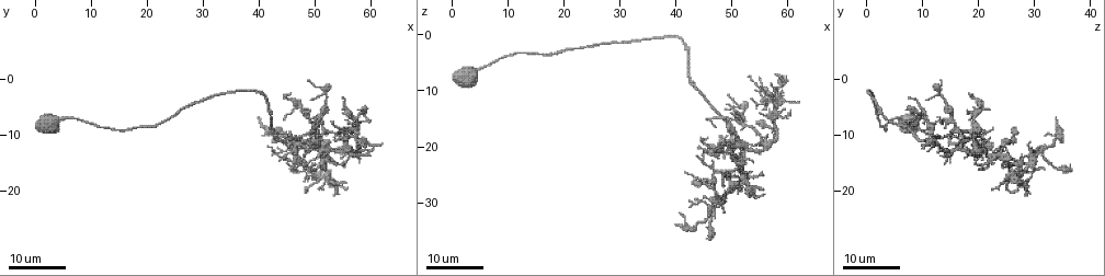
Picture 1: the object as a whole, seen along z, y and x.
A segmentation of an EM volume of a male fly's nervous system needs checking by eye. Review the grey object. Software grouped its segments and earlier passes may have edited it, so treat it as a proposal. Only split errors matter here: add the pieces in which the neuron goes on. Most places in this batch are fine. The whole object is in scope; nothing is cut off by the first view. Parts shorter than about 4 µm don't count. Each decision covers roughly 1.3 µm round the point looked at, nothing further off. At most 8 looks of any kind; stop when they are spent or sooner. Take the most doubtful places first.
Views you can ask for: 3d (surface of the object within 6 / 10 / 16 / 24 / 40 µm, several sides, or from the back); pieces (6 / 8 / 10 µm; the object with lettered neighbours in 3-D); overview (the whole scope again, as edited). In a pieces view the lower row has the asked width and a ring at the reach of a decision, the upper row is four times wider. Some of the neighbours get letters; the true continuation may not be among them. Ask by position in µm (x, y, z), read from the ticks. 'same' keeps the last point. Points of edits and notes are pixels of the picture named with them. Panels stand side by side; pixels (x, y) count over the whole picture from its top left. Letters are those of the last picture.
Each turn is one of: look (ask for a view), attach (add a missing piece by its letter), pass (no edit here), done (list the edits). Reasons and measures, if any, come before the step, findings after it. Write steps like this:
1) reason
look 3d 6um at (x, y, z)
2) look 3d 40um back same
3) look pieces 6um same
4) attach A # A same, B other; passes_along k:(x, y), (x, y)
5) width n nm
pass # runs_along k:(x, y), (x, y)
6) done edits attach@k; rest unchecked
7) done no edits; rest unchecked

tapers out
look 3d 24um at (40.0, 7.5, 34.0)

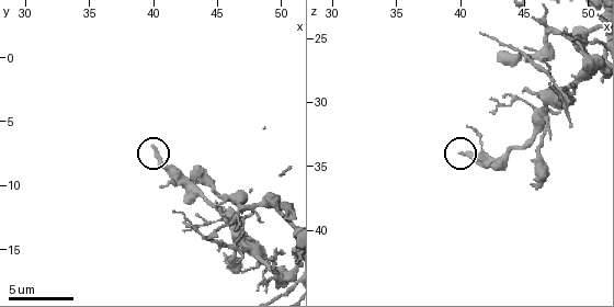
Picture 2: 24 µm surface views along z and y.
look pieces 8um same

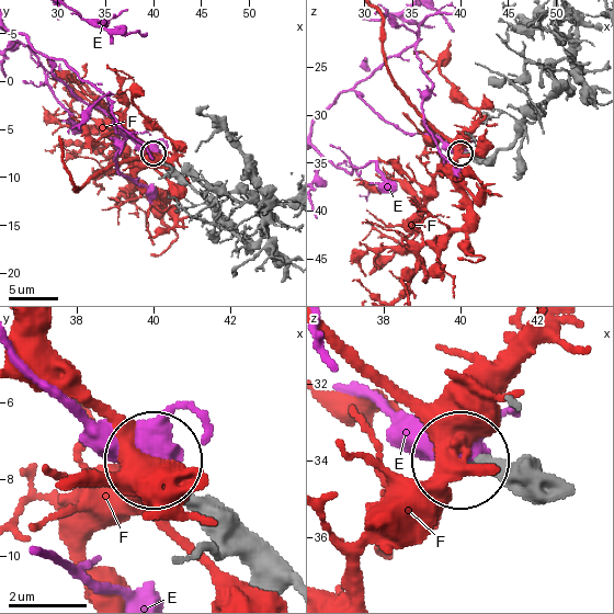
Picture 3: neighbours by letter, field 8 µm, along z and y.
pass # E other, F other; none of them fits

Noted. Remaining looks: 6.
look 3d 24um at (54.0, 11.0, 11.5)

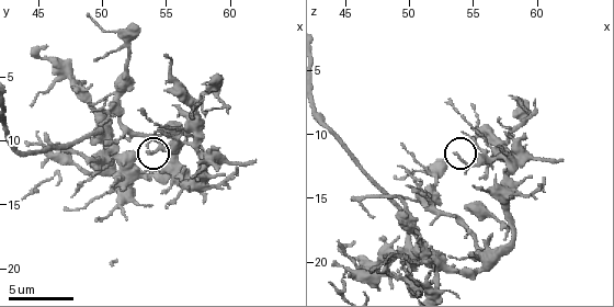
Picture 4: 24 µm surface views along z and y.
see the neighbours
look pieces 8um at (53.8, 11.0, 11.4)

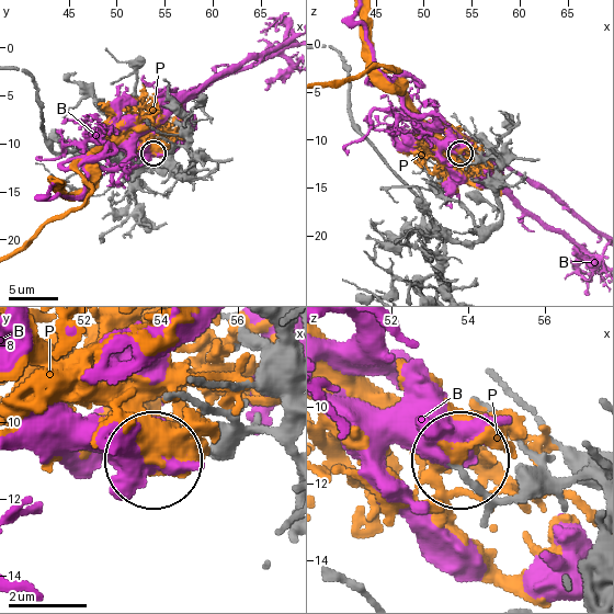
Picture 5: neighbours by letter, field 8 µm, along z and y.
width 160 nm
pass # B other, P other; no lettered piece goes on from it

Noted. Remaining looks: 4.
an open end
look 3d 6um at (45.6, 9.6, 15.2)

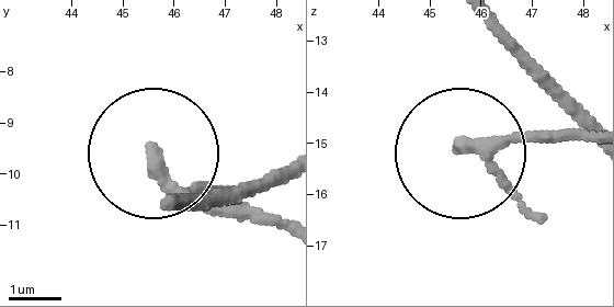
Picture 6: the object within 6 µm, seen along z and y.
look pieces 6um at (45.60, 9.55, 15.05)

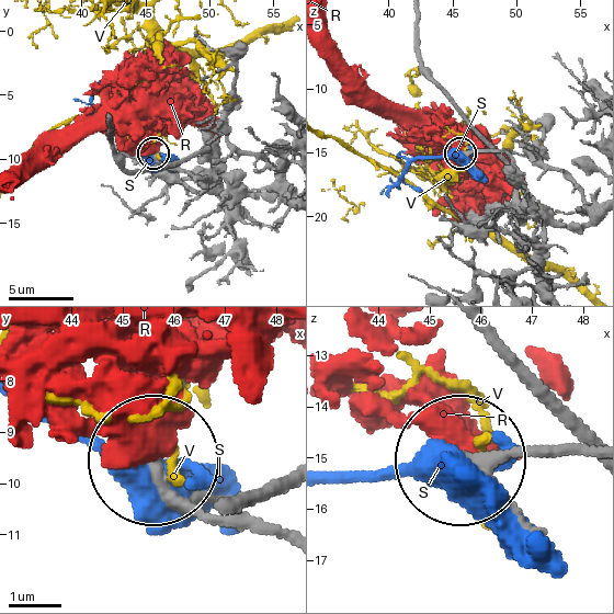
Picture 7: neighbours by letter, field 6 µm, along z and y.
pass # R other, S other, V other; no lettered piece goes on from it

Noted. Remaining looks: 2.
thin end
look 3d 6um at (61.8, 11.6, 12.0)

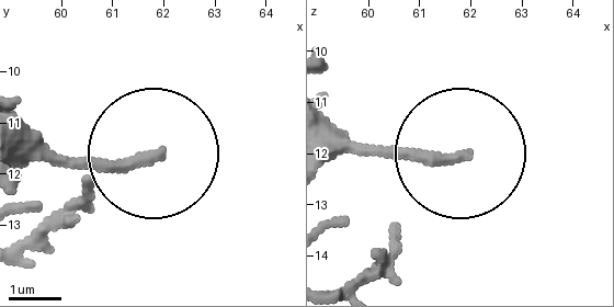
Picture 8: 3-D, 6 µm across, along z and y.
what lies round it
look pieces 10um at (61.90, 11.70, 12.10)

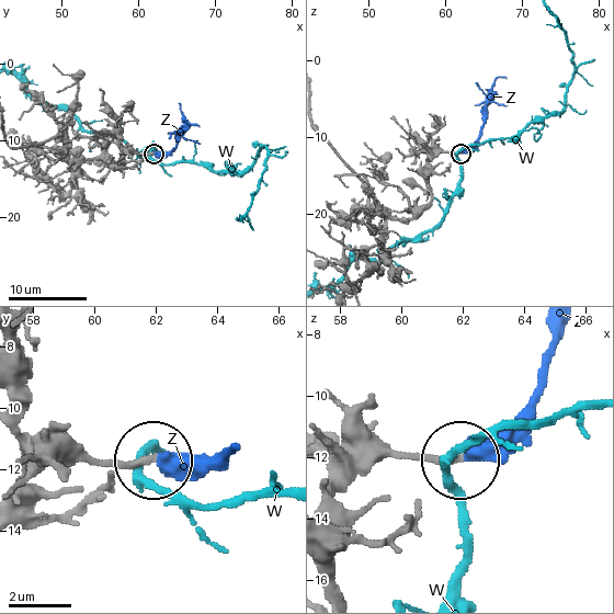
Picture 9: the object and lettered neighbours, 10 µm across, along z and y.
attach Z # W other, Z same; passes_along 9:(134, 152), (168, 152), (185, 120), (199, 126); it goes on there

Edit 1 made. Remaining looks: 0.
done edits attach@9; rest unchecked

